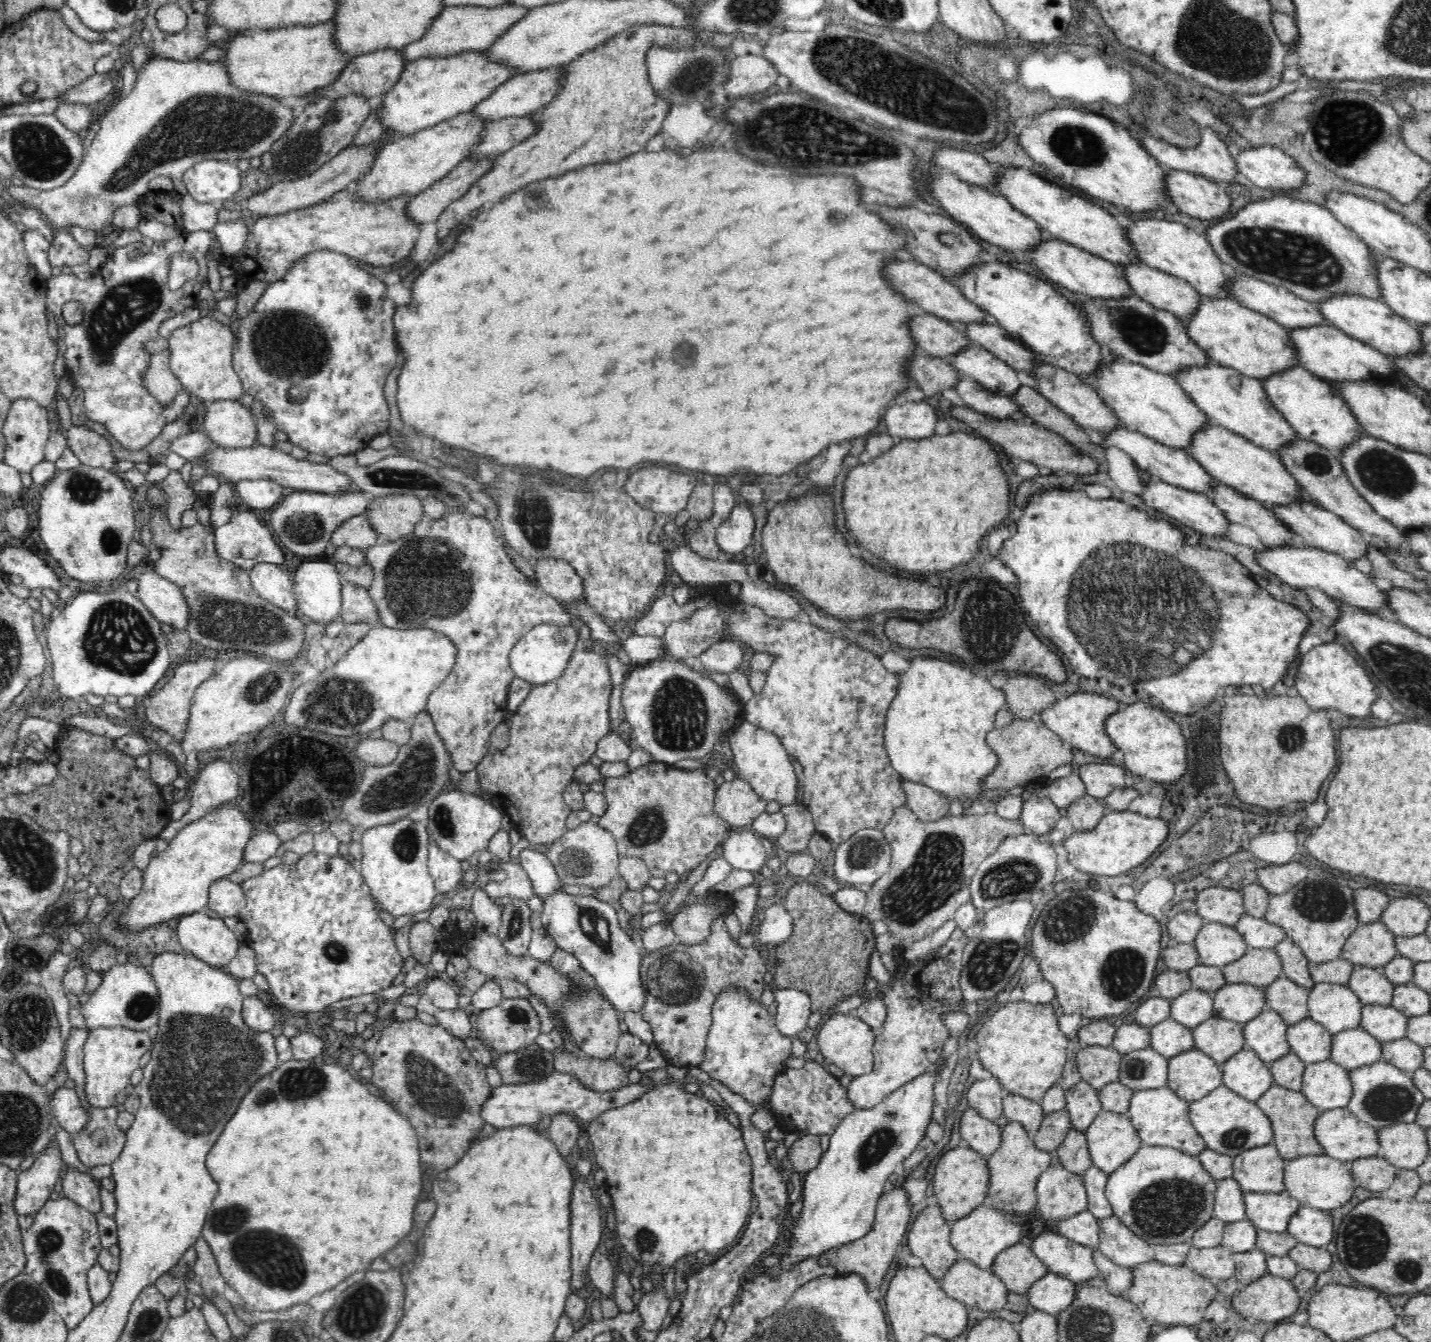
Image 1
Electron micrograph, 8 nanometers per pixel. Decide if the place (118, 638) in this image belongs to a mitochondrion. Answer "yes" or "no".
yes

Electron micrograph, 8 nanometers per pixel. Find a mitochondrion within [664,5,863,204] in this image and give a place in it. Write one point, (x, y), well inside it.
(697, 74)

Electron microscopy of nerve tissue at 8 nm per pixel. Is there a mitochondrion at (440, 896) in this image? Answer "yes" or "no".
no

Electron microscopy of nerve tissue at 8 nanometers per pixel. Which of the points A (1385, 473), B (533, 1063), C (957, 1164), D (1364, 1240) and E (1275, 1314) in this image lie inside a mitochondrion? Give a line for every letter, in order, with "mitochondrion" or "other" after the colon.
A: mitochondrion
B: mitochondrion
C: other
D: mitochondrion
E: other

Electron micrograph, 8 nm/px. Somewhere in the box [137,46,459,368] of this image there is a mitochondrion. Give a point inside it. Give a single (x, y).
(297, 157)

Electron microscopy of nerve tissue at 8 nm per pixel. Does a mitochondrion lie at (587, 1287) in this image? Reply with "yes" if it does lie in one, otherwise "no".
no

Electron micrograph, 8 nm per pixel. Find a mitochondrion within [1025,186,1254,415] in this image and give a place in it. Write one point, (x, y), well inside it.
(1146, 335)

